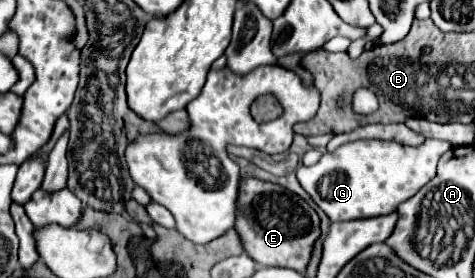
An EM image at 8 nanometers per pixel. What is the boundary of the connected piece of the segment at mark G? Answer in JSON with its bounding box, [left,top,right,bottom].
[297,139,451,221]

